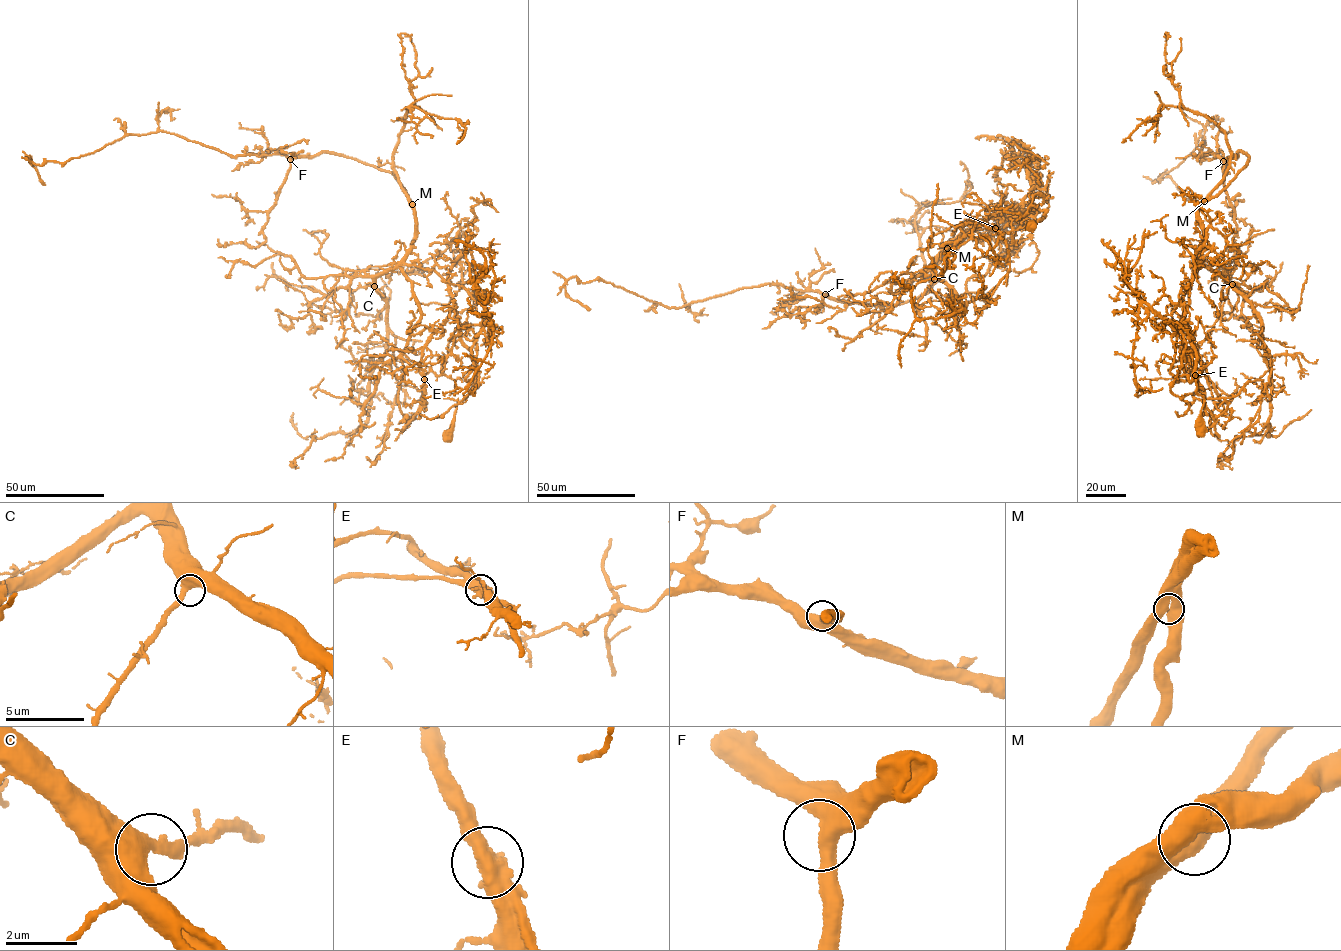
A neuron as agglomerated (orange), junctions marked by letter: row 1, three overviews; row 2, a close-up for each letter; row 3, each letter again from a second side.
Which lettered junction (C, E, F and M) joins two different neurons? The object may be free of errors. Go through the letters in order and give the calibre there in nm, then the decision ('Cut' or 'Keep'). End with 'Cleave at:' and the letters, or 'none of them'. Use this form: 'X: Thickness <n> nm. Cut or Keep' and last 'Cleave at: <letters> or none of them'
C: Thickness 550 nm. Keep
E: Thickness 600 nm. Cut
F: Thickness 550 nm. Keep
M: Thickness 500 nm. Keep
Cleave at: E

